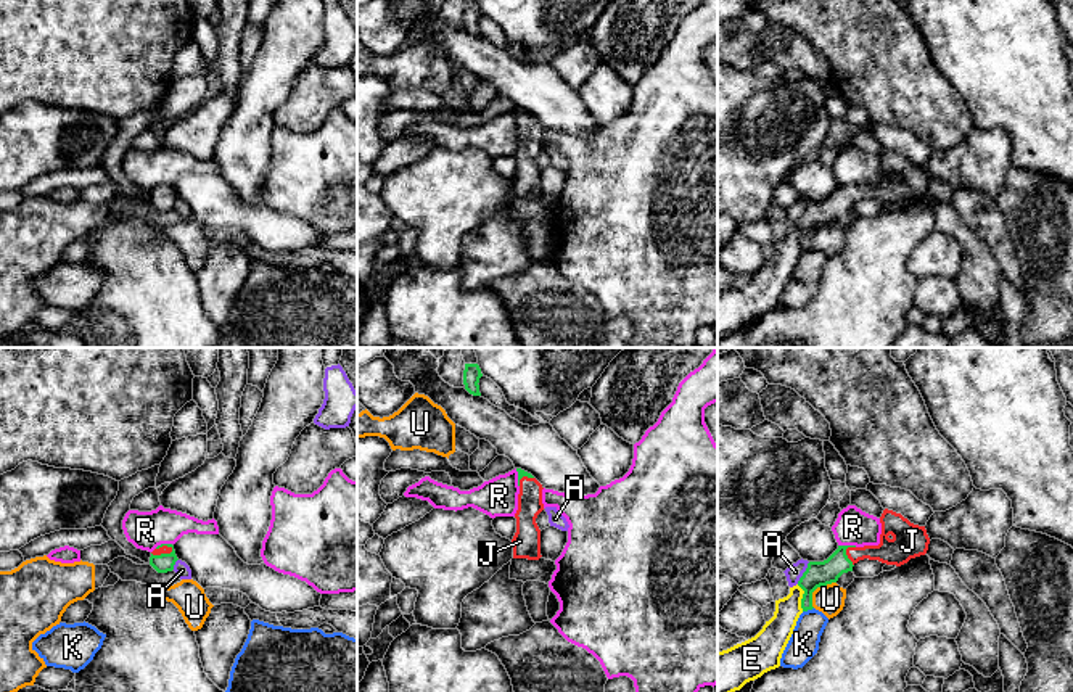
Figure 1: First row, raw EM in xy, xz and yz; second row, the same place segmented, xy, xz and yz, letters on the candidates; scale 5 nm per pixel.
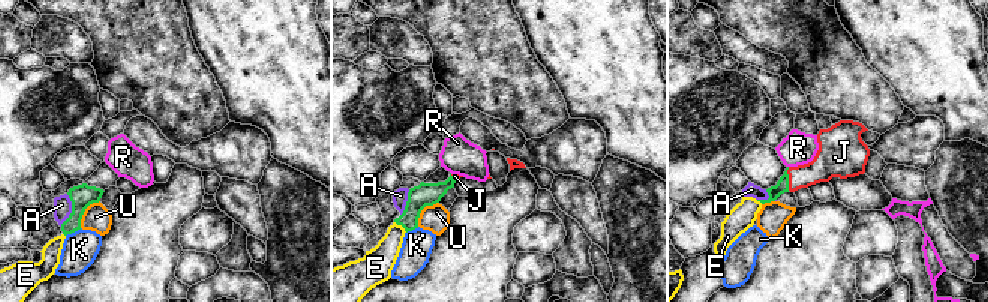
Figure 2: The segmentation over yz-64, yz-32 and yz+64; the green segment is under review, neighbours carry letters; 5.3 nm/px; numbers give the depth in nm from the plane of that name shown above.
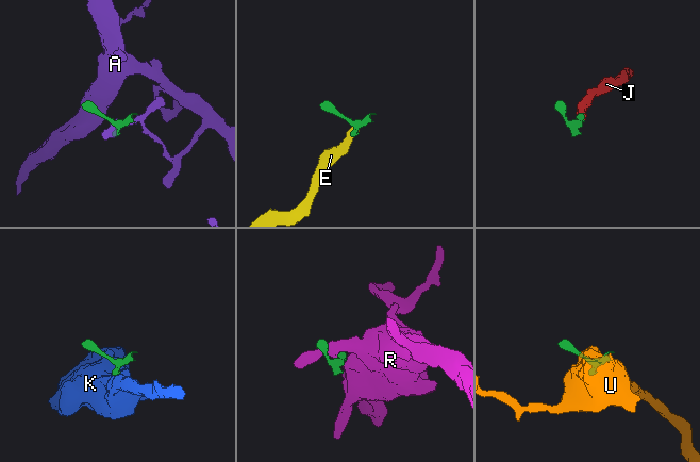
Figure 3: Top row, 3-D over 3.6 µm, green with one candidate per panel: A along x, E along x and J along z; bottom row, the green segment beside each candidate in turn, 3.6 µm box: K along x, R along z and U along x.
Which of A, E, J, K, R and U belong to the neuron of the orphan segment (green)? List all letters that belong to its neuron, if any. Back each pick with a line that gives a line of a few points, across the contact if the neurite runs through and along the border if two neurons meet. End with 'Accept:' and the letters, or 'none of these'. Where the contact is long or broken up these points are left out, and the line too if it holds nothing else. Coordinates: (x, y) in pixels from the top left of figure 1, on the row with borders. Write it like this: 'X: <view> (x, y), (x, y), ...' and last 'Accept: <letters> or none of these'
E: yz (818, 573), (803, 589), (803, 597), (785, 615), (774, 636)
J: yz (818, 573), (830, 570), (846, 556), (896, 551)
Accept: E, J

